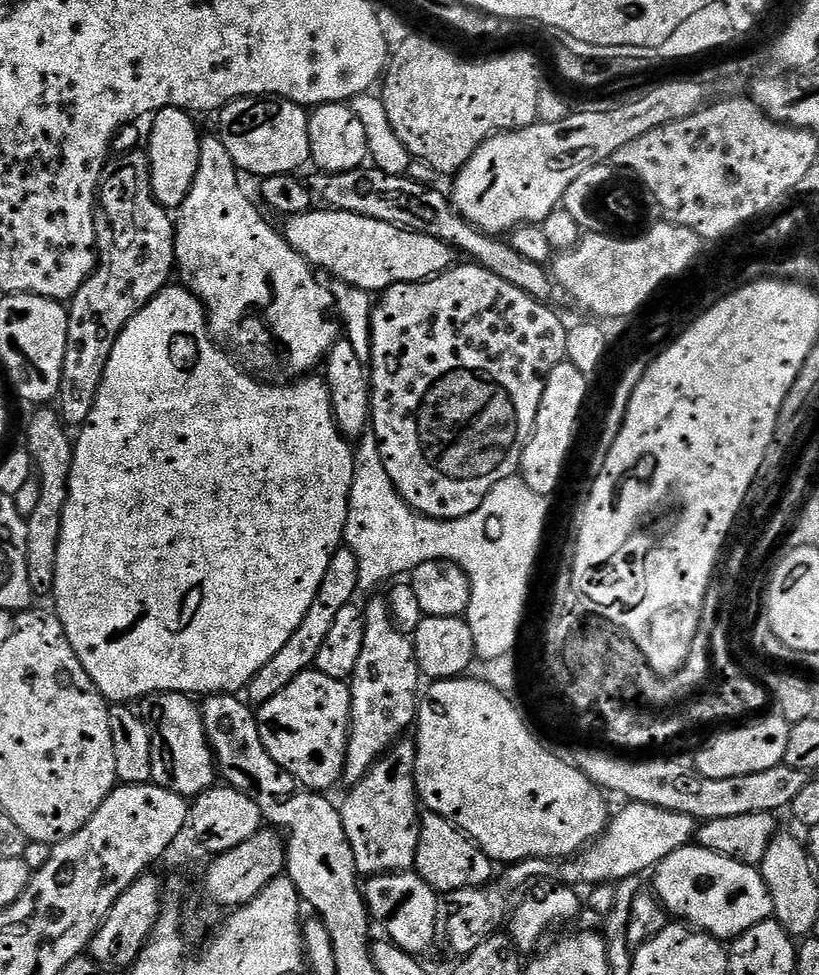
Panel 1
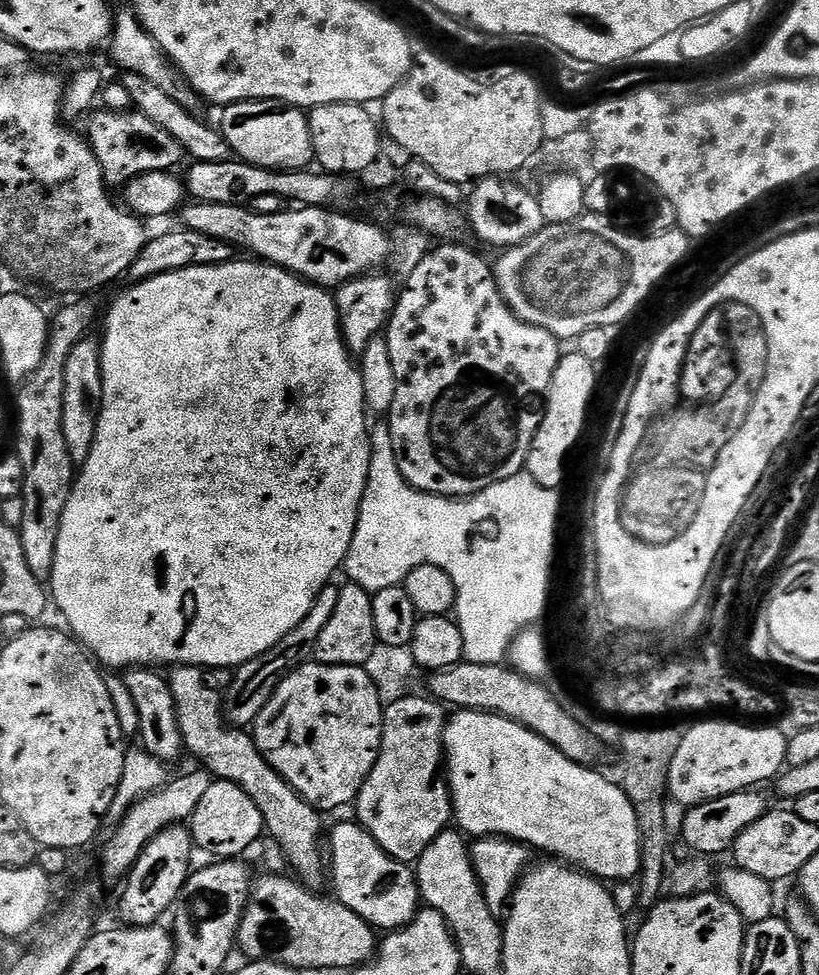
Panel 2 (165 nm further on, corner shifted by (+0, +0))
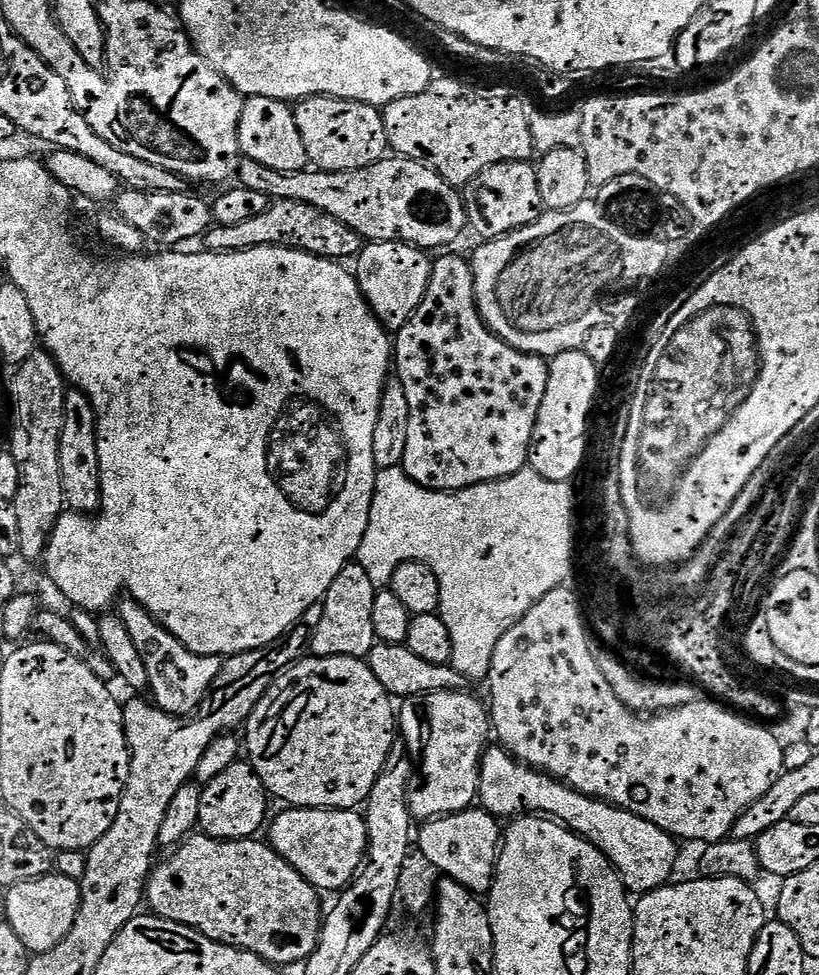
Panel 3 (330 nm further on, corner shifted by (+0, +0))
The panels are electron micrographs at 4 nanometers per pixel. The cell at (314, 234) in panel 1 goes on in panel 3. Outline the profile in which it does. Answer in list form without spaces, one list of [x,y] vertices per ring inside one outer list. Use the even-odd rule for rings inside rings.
[[[130,188],[115,197],[114,212],[130,226],[134,226],[134,230],[141,232],[149,245],[160,244],[156,246],[172,250],[177,246],[187,245],[184,244],[187,240],[199,241],[214,224],[209,201],[190,192],[139,192]]]

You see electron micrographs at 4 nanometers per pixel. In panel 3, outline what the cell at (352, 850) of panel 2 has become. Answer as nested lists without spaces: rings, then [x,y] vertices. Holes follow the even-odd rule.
[[[289,807],[284,811],[288,812],[280,812],[277,816],[275,813],[271,817],[266,828],[267,843],[321,893],[336,894],[347,888],[368,854],[368,835],[363,815],[347,808]]]

